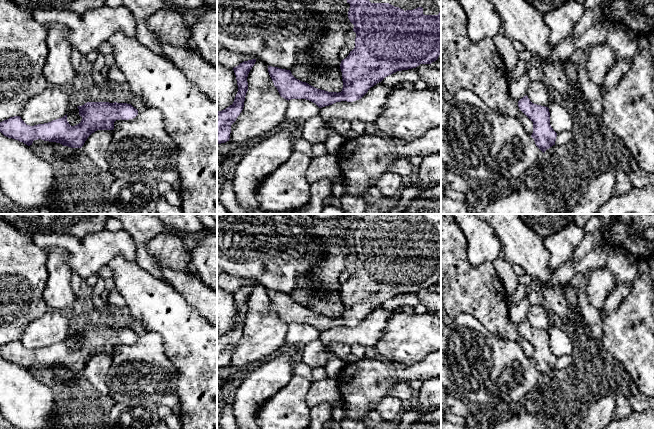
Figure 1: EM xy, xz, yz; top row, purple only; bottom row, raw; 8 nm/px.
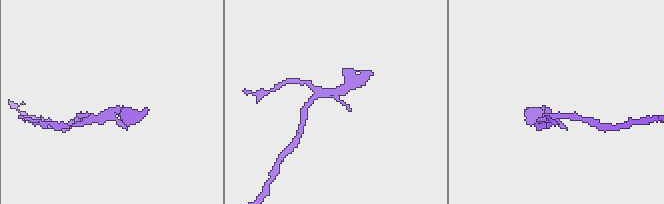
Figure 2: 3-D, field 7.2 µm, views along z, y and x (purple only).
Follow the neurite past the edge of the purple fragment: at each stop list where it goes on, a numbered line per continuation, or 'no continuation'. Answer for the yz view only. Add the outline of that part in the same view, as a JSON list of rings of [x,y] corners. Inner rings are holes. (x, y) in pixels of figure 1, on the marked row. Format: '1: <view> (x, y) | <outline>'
no continuation

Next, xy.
no continuation

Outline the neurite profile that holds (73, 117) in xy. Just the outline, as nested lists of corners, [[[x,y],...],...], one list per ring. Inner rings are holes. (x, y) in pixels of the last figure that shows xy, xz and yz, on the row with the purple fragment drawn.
[[[72,103],[69,106],[67,111],[67,121],[71,126],[79,124],[82,120],[82,117],[79,115],[79,109],[77,106],[74,106]]]

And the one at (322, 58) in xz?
[[[339,12],[325,13],[323,20],[325,28],[309,49],[297,55],[300,62],[290,71],[296,79],[317,89],[338,93],[342,91],[343,81],[328,74],[341,71],[339,51],[347,45],[352,28]]]

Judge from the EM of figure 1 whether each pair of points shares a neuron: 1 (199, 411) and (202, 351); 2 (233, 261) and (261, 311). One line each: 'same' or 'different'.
1: same
2: different

